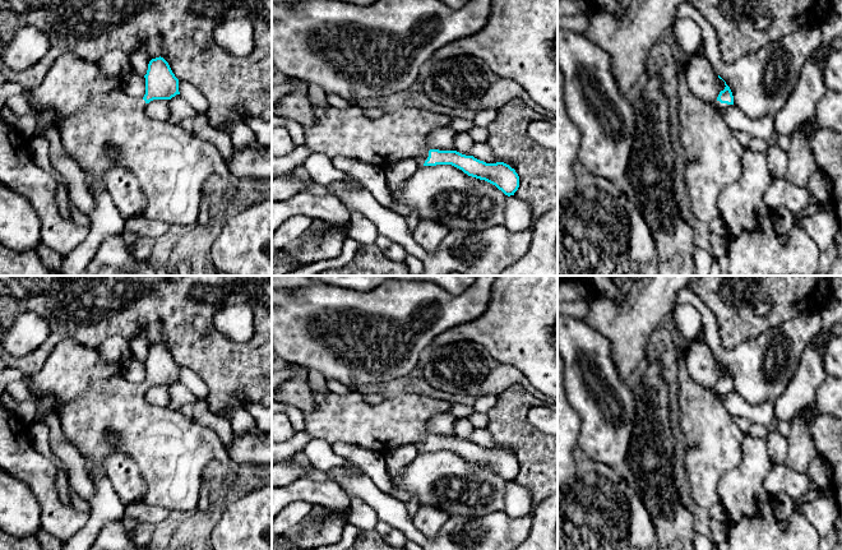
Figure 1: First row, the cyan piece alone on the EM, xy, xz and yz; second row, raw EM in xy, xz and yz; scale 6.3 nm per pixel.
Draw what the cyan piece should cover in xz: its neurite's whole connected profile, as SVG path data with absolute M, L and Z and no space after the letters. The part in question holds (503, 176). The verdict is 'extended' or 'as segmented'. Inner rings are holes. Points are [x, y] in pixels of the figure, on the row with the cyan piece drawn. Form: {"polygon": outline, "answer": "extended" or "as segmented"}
{"polygon": "M313 103L316 123L304 130L305 145L311 152L320 152L329 158L343 157L362 163L385 168L389 165L412 158L417 166L452 165L468 176L485 180L495 185L505 195L510 197L519 188L519 176L514 168L504 162L486 163L457 151L429 149L427 135L436 128L449 126L452 117L420 107L402 107L393 112L385 112L378 119L367 117L364 108L355 103L347 108L319 107Z", "answer": "extended"}

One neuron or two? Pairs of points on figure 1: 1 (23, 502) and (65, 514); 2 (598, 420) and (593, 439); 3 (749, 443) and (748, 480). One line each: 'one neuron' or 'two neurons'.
1: two neurons
2: one neuron
3: one neuron

